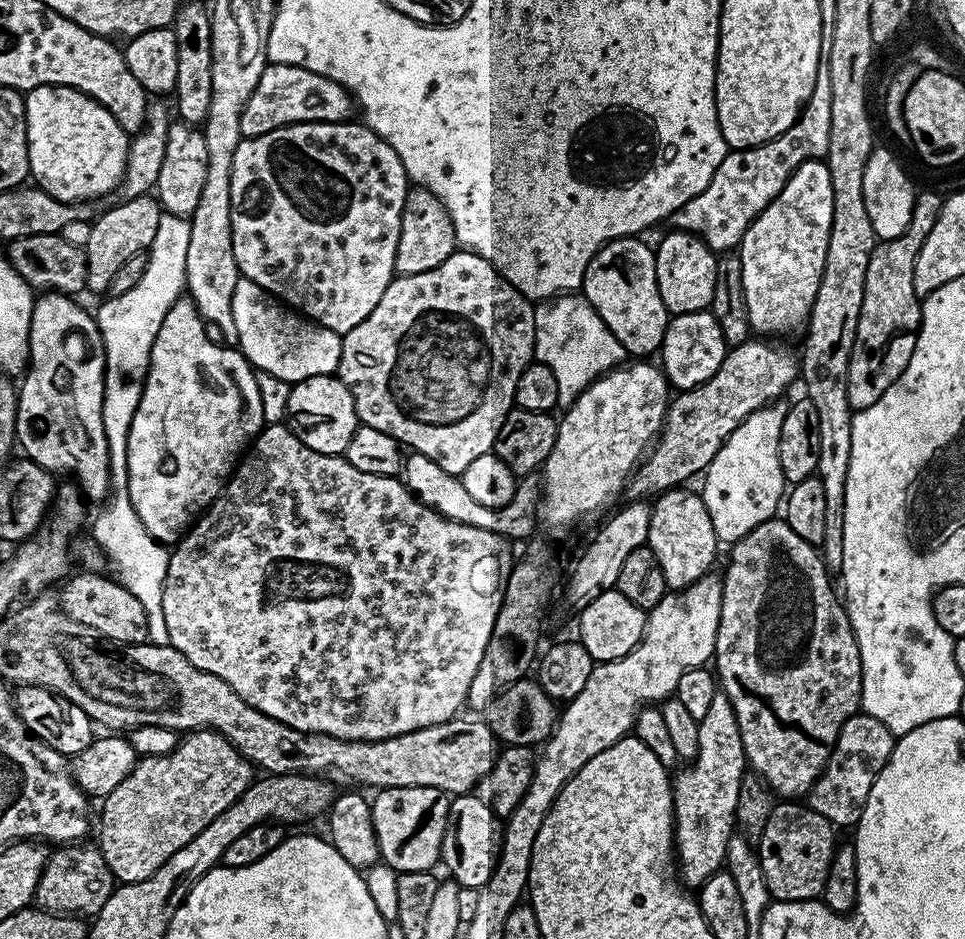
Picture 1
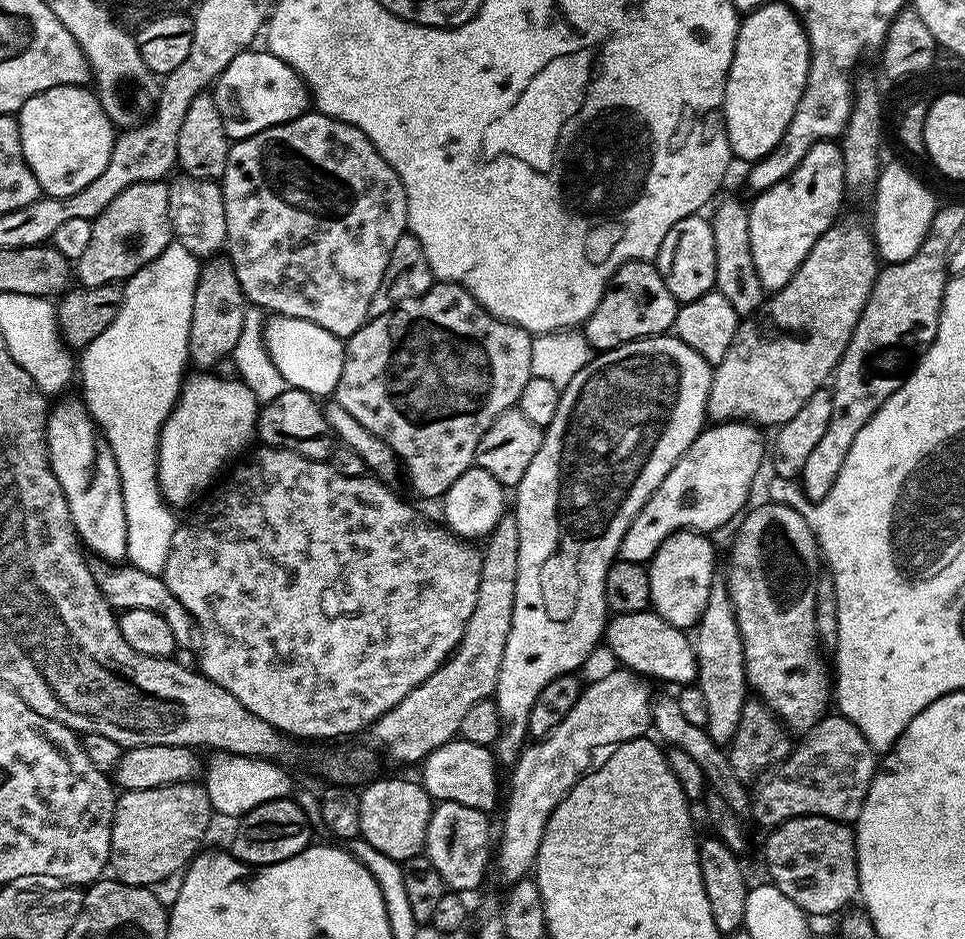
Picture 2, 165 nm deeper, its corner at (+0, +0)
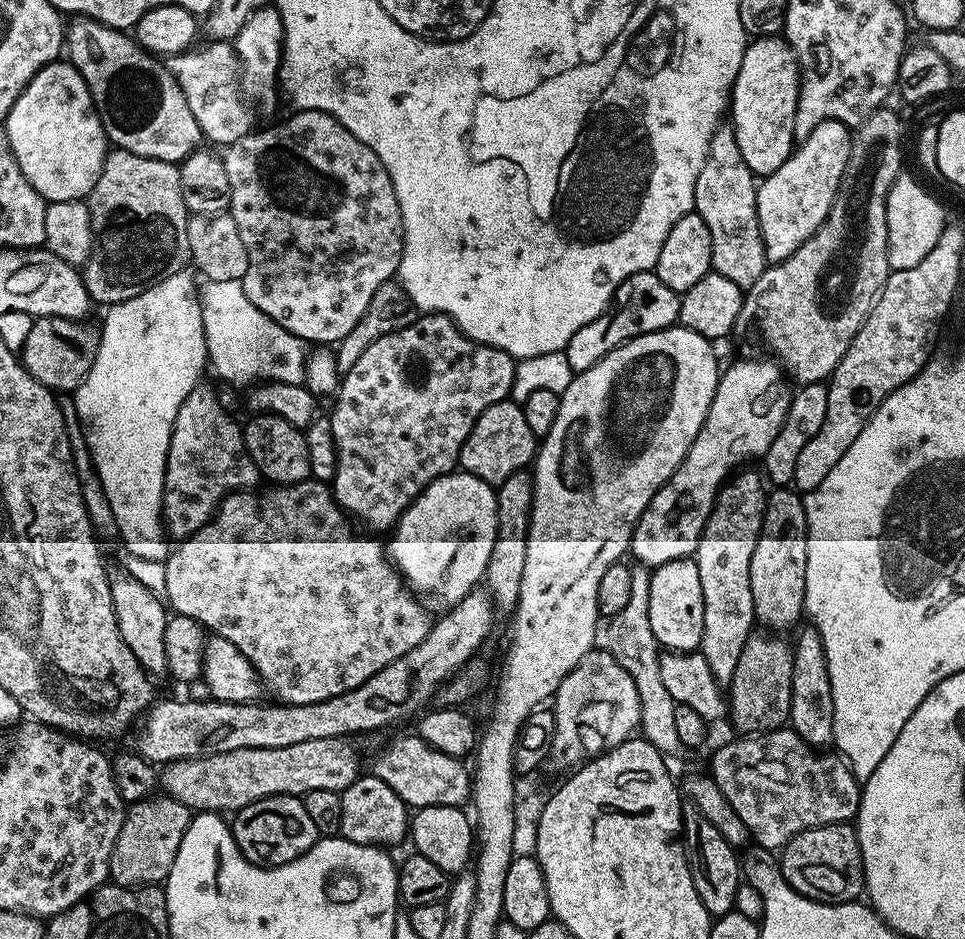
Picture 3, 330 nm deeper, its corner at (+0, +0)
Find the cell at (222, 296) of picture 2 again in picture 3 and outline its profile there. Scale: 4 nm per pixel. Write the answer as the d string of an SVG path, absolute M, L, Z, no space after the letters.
M201 382L196 385L194 390L190 390L190 394L186 394L186 402L182 402L182 406L178 406L178 418L174 418L174 430L170 434L170 450L166 458L166 478L164 479L164 510L162 519L169 537L187 538L196 533L202 526L206 526L209 520L216 515L220 504L231 494L231 492L247 492L257 487L256 483L261 483L262 477L259 470L254 466L254 462L250 458L250 454L246 450L246 442L244 441L244 430L241 421L236 421L237 417L231 412L227 412L218 404L215 398L215 390L211 383Z

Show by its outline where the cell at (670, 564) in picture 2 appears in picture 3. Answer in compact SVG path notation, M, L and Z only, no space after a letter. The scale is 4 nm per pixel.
M685 558L666 562L658 566L650 575L650 630L654 630L654 638L661 649L669 652L694 652L702 642L702 626L704 625L704 603L702 602L702 578L698 578L698 566L695 559Z

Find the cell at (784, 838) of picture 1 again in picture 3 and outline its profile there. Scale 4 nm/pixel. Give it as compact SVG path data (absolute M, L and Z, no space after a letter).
M851 823L823 824L817 828L805 828L798 835L793 836L784 845L778 856L780 873L784 881L790 887L811 900L820 900L823 904L843 904L857 899L856 896L865 891L864 886L864 863L862 862L862 850L856 837L855 827Z

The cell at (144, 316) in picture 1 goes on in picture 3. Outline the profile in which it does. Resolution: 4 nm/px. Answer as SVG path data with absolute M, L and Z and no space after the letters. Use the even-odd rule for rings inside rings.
M169 271L167 274L161 275L159 279L149 284L147 288L143 288L134 298L130 298L121 304L111 305L105 311L108 313L105 314L104 324L102 323L102 327L100 328L100 345L98 346L98 354L94 358L94 366L90 366L86 378L76 387L74 393L76 408L72 404L65 403L63 405L66 434L70 438L70 446L72 447L72 461L76 467L76 477L80 483L80 493L82 494L84 505L88 511L88 517L92 523L93 532L96 533L97 537L104 538L104 536L114 535L117 528L120 531L121 538L124 539L125 546L128 547L128 550L126 550L128 556L159 561L163 561L170 552L162 513L164 510L166 458L170 450L170 434L174 430L174 418L178 418L178 406L182 406L182 402L186 402L186 394L190 394L190 390L194 390L196 385L201 383L203 376L200 375L203 374L204 368L206 372L206 369L209 367L208 347L206 346L204 327L202 326L202 306L200 305L197 281L192 281L193 273L191 271L188 271L189 273L171 272ZM76 412L80 415L82 423L89 424L92 427L88 432L88 440L80 433L80 420L76 417Z

